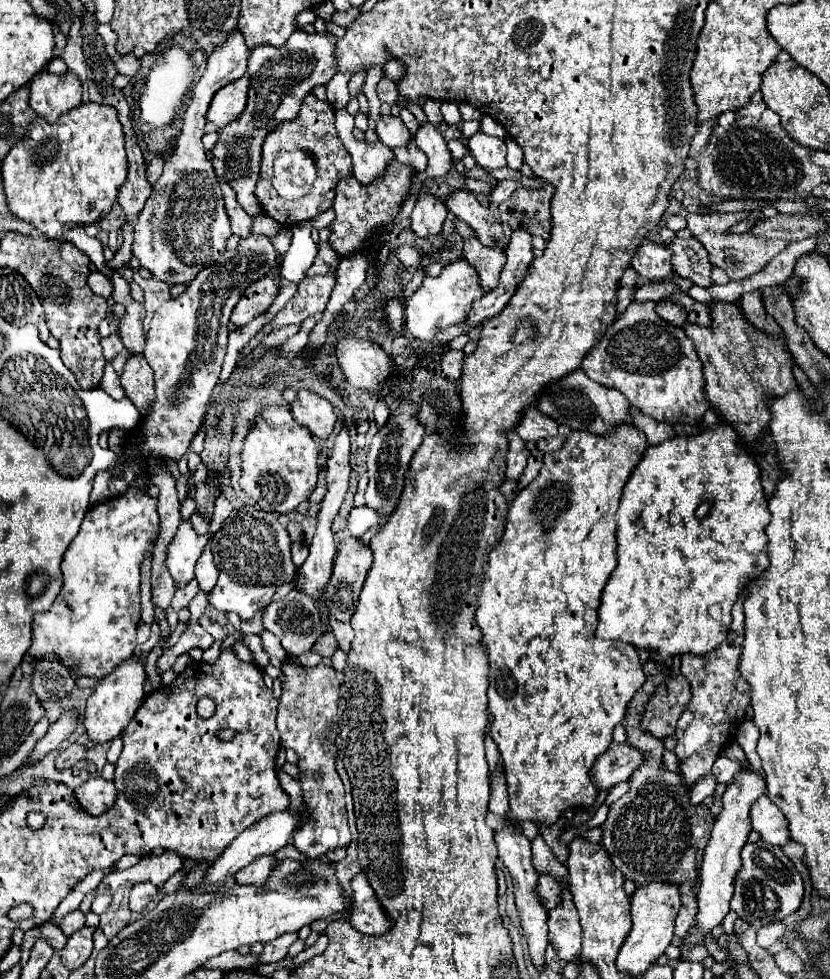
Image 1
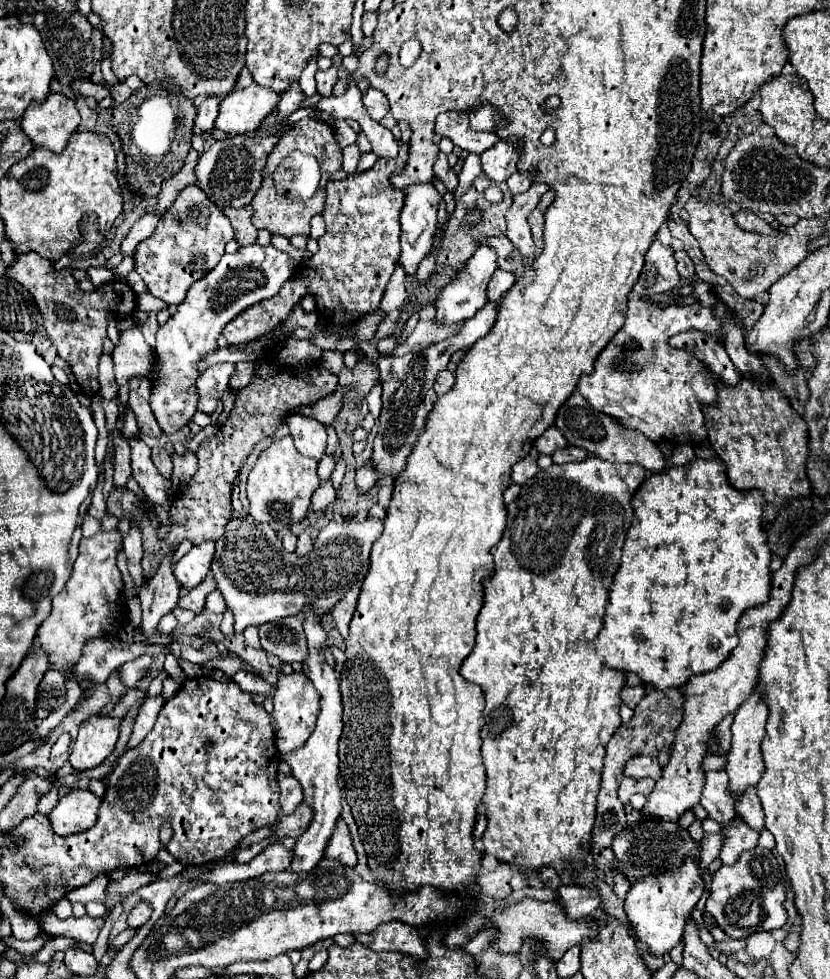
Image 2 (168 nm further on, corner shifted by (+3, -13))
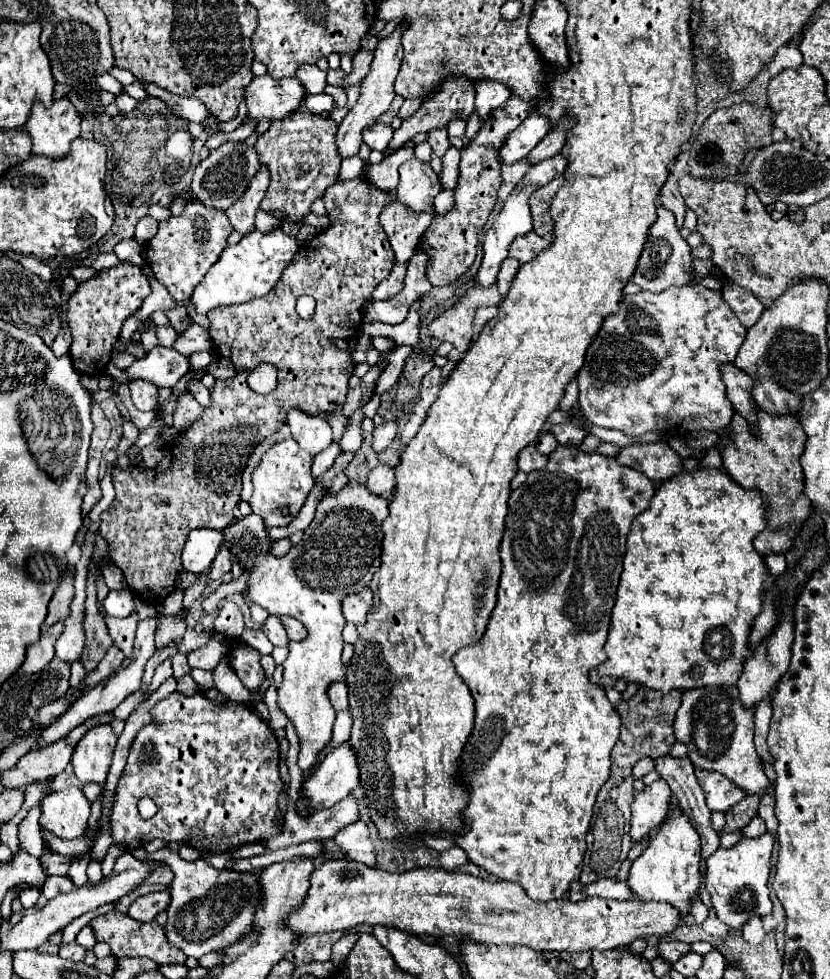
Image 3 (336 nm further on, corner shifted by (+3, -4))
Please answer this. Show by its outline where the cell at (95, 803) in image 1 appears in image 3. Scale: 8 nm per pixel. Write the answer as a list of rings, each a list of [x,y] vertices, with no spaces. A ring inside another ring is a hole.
[[[80,787],[54,791],[42,799],[40,827],[52,831],[60,839],[76,839],[86,831],[90,805]]]

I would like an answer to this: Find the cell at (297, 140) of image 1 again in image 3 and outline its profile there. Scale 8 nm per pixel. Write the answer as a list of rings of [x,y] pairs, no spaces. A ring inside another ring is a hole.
[[[294,111],[284,123],[272,121],[270,129],[256,143],[260,163],[268,165],[270,171],[270,185],[260,203],[262,211],[280,211],[284,223],[304,221],[312,201],[320,199],[326,187],[338,179],[340,153],[336,149],[336,131],[338,123],[312,111]]]

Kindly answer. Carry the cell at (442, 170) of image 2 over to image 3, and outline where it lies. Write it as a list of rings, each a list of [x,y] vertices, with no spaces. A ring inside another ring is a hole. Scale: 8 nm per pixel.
[[[434,129],[434,131],[430,131],[428,143],[430,143],[432,151],[438,157],[444,157],[444,153],[450,149],[450,141],[448,141],[448,135],[446,135],[446,129]]]

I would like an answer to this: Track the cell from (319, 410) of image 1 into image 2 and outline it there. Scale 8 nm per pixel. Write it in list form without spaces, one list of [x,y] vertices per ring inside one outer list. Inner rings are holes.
[[[292,414],[286,418],[286,424],[290,428],[290,434],[294,438],[294,444],[302,456],[322,460],[326,452],[326,428],[316,422],[314,418]]]

